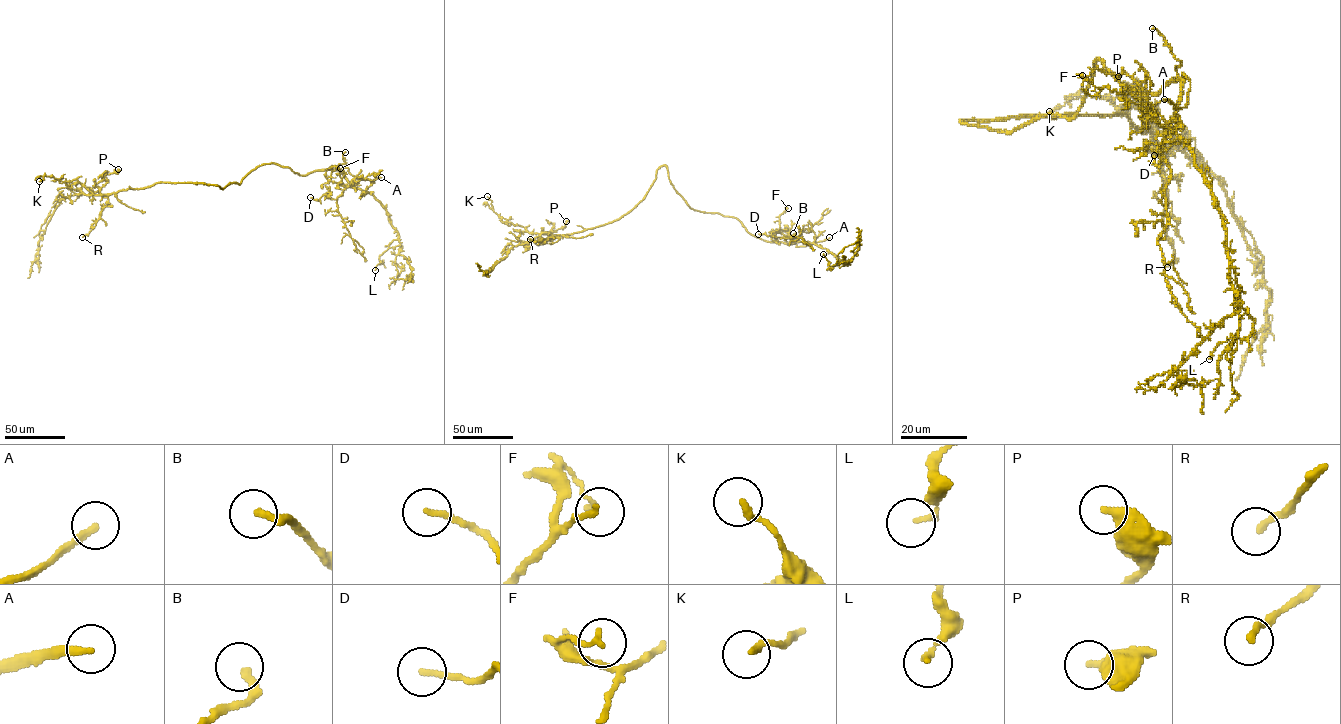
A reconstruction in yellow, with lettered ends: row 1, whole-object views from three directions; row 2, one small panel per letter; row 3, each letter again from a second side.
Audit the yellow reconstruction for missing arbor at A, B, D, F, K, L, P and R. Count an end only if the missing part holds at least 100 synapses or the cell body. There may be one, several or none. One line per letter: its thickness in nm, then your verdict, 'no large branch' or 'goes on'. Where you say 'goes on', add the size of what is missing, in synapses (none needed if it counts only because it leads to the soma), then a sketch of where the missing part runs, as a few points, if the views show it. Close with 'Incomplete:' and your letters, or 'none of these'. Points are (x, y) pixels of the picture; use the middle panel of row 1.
A: 220 nm thick; goes on; missing branch runs (829, 237), (856, 226), (877, 205)
B: 240 nm thick; no large branch
D: 190 nm thick; no large branch
F: 150 nm thick; no large branch
K: 200 nm thick; no large branch
L: 170 nm thick; no large branch
P: 360 nm thick; no large branch
R: 200 nm thick; no large branch
Incomplete: A

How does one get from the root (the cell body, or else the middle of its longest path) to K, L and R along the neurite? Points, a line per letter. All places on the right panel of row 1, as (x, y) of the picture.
K: (1027, 123), (962, 121), (1124, 114), (1157, 146), (1135, 104), (1122, 111), (1079, 92), (1049, 111)
L: (1027, 123), (1072, 118), (1096, 60), (1149, 93), (1182, 82), (1175, 130), (1254, 321), (1209, 359)
R: (1027, 123), (998, 130), (962, 121), (1124, 114), (1154, 135), (1171, 201), (1167, 239), (1174, 259), (1167, 267)

